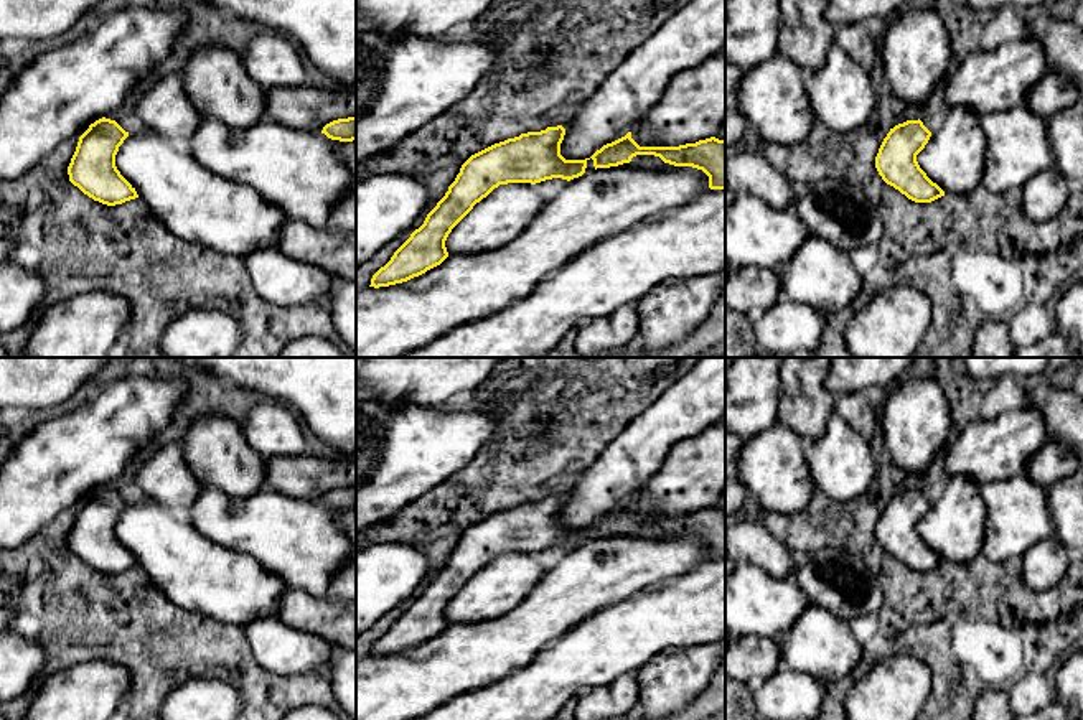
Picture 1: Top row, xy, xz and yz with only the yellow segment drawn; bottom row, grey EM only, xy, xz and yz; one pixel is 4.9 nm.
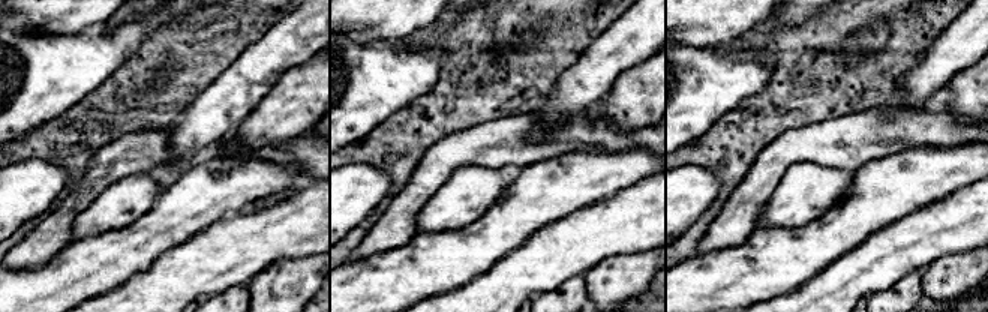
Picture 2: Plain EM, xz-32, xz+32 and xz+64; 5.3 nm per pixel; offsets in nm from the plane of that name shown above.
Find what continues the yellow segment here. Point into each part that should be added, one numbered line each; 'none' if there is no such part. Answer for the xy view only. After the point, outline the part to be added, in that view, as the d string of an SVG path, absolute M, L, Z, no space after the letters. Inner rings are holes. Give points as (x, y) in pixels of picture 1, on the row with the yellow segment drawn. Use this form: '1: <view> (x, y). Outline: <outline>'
none

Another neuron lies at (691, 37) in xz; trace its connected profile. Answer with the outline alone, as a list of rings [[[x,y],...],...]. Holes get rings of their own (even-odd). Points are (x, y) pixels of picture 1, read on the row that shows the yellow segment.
[[[691,0],[640,44],[588,97],[565,129],[560,155],[590,158],[628,132],[663,97],[674,76],[725,49],[725,0]]]

